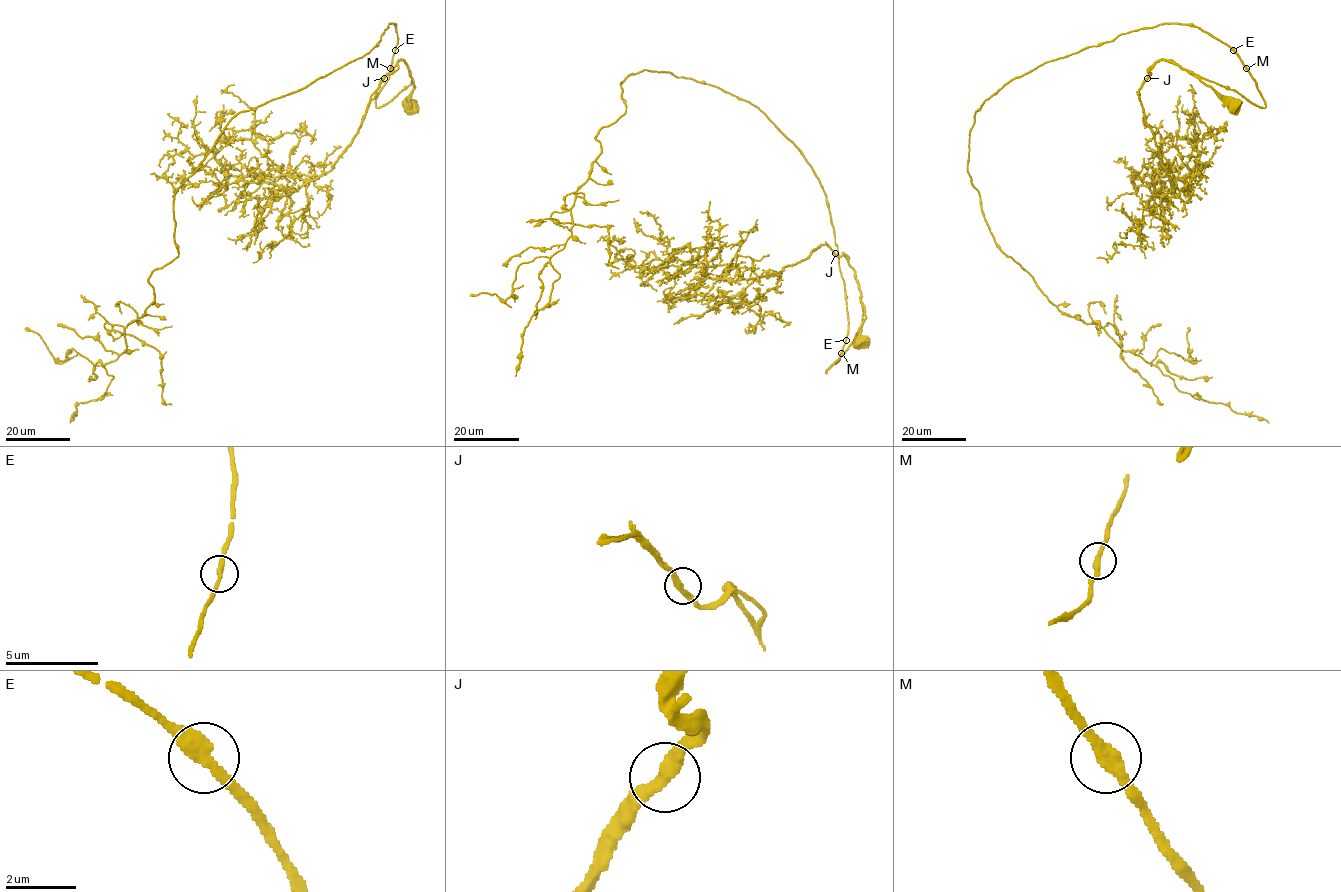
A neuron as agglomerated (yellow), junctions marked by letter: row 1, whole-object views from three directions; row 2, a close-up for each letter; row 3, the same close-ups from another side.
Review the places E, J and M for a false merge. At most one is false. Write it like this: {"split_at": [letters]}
{"split_at": []}

